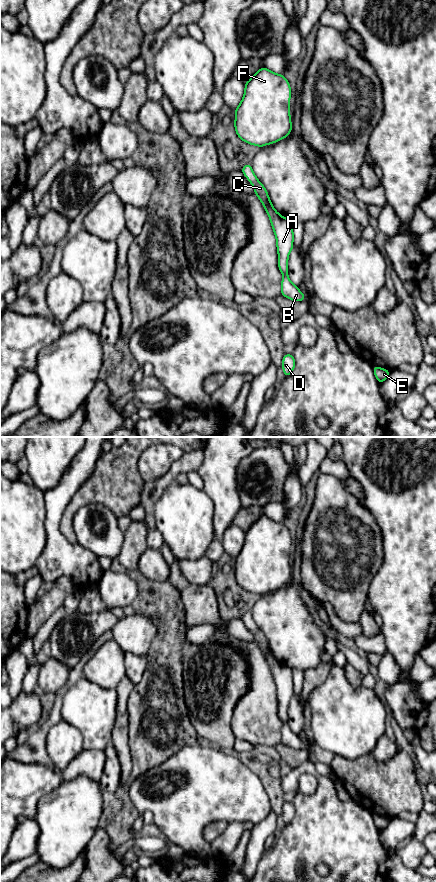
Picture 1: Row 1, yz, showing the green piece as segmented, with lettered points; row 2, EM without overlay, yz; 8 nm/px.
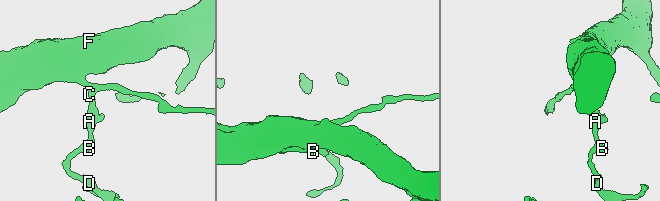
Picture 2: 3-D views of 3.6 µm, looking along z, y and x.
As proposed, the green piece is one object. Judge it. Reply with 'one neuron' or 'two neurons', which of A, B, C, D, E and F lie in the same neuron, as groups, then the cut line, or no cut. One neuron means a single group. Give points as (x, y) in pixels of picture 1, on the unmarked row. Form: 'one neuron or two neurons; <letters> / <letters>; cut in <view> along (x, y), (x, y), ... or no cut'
one neuron; A B C D E F; no cut

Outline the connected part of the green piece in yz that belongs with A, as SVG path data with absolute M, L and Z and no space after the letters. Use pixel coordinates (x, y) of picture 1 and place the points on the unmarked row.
M251 611L246 612L241 619L254 635L254 642L259 646L264 654L275 685L278 700L278 715L283 725L281 730L281 743L292 749L303 749L305 743L299 738L298 734L293 732L288 725L288 706L293 695L294 681L292 669L283 665L273 655L267 638L263 632L257 627L252 618Z

